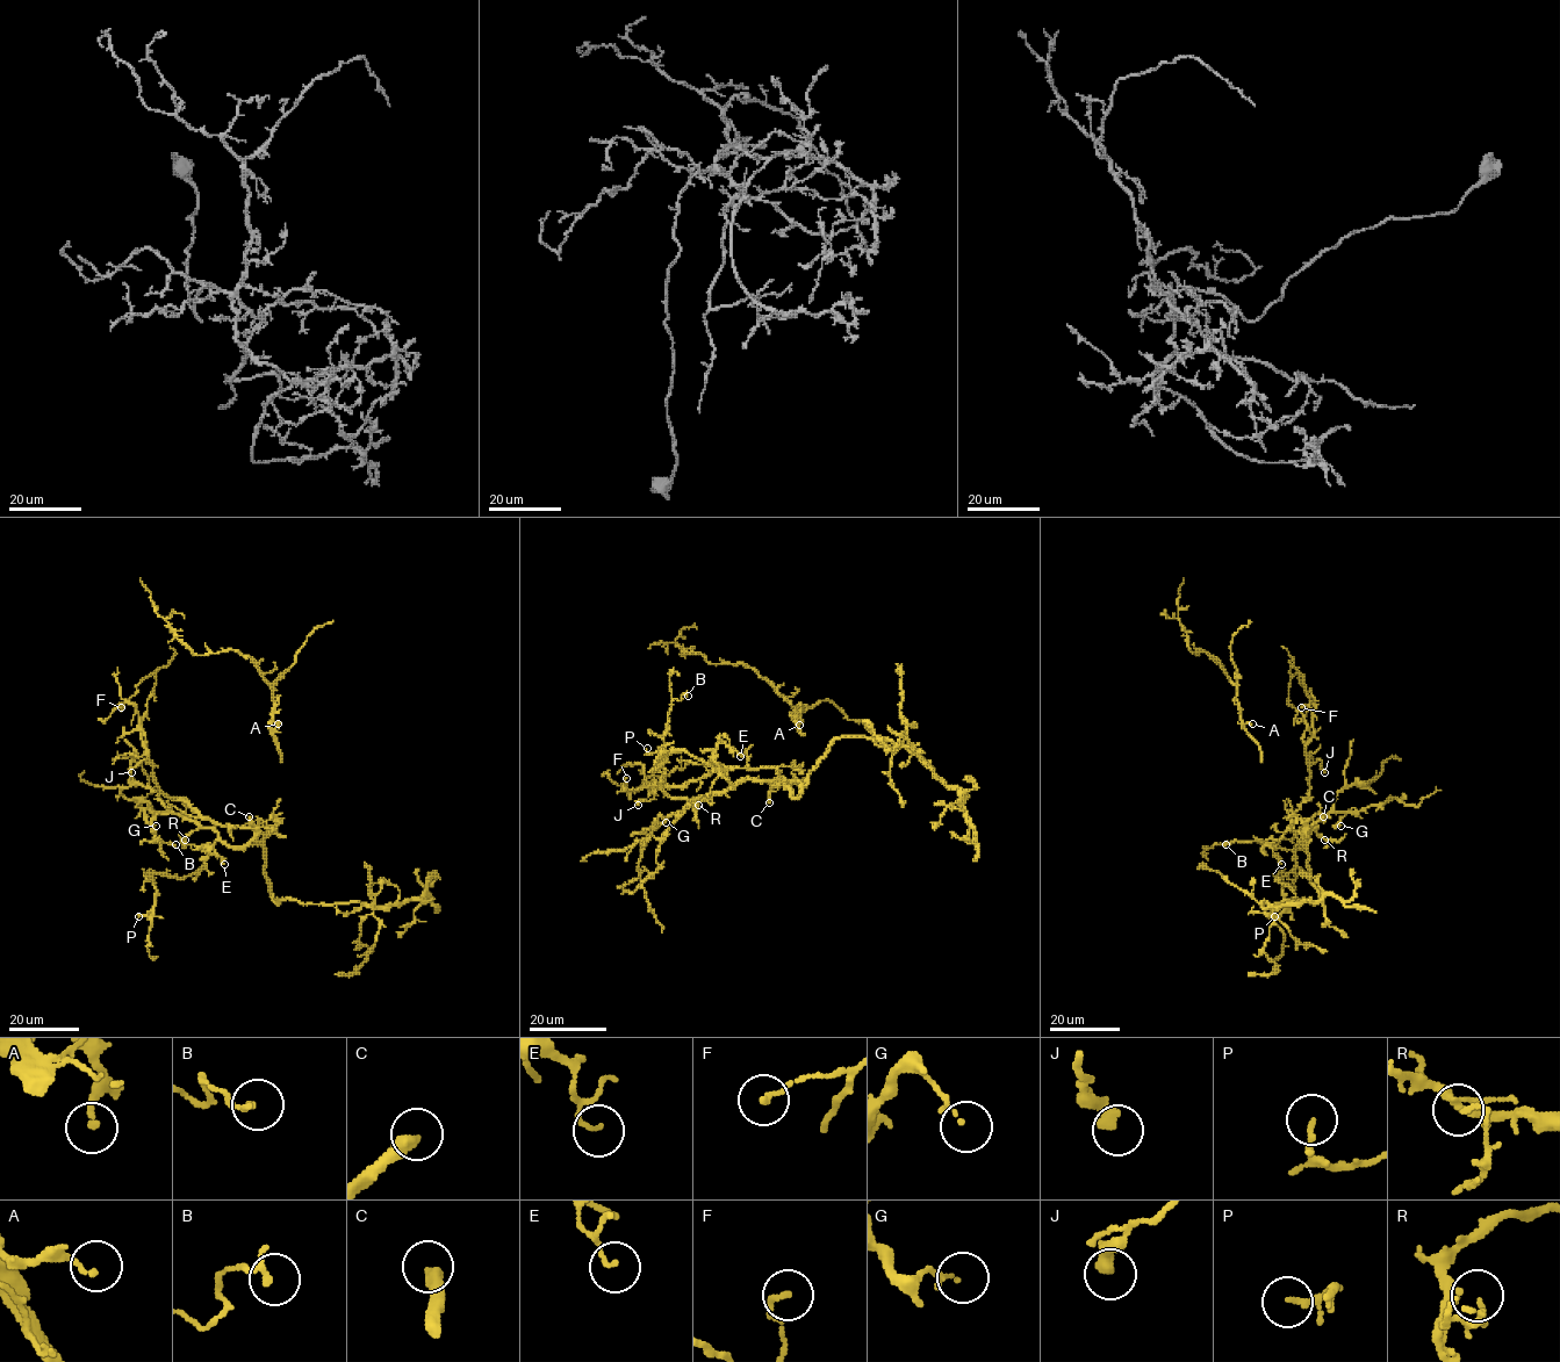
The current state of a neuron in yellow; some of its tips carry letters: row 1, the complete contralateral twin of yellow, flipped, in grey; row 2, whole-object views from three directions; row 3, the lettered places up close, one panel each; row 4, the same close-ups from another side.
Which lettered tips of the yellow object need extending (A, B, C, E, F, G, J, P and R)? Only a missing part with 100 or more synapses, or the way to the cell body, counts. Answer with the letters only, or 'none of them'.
C

